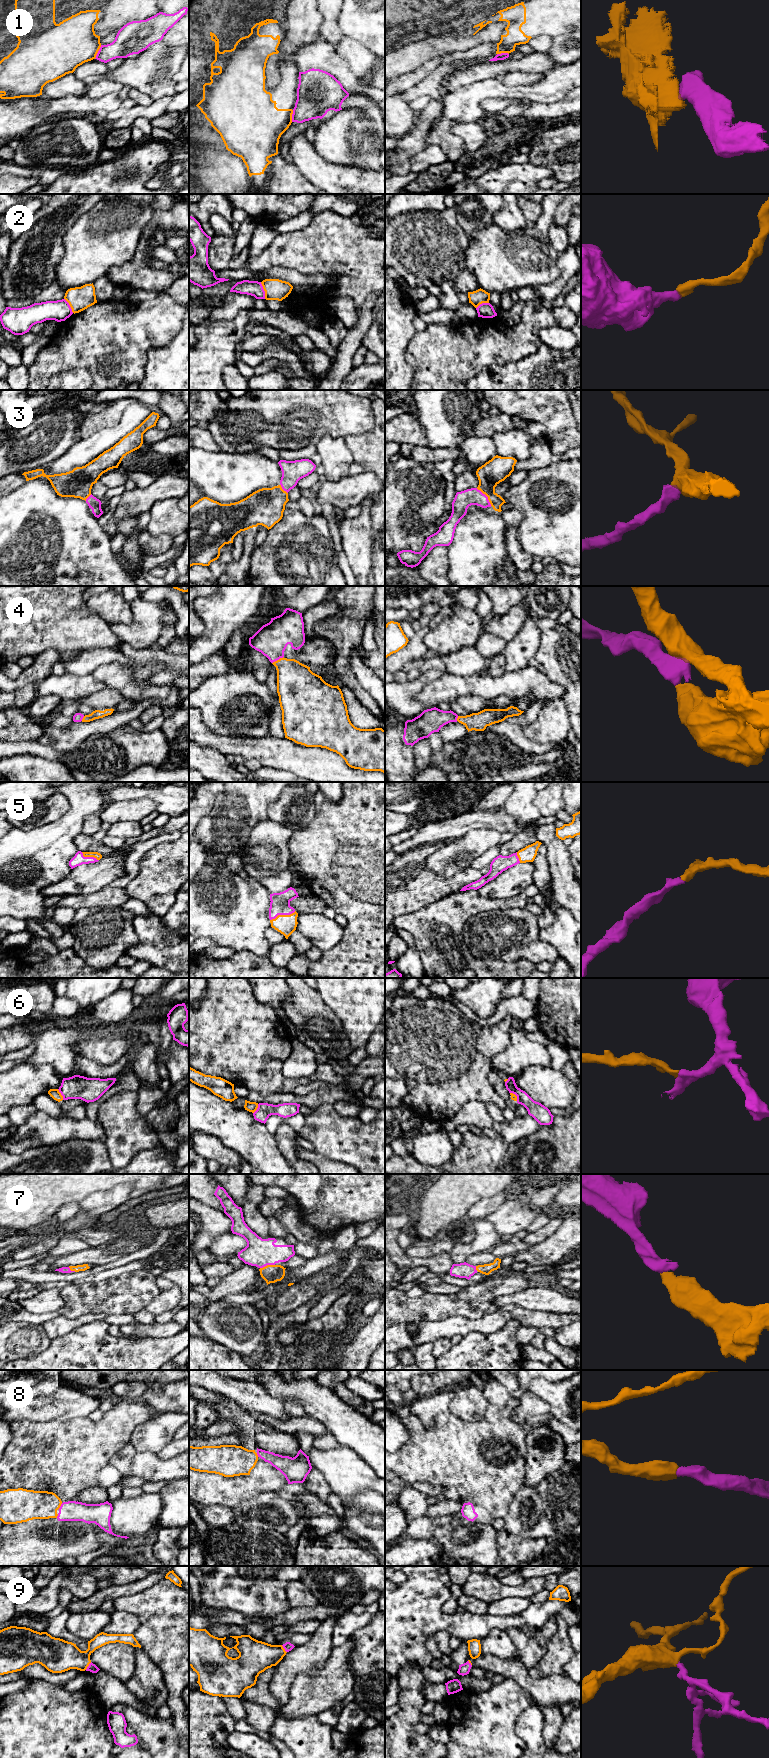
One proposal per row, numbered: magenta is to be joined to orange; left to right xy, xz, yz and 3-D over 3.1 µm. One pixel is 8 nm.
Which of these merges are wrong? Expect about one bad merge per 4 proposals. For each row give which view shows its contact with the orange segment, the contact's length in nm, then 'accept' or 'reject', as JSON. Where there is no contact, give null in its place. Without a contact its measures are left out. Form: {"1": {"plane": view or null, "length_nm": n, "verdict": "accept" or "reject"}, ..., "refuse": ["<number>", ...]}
{"1": {"plane": "xy", "length_nm": 130, "verdict": "reject"}, "2": {"plane": "xz", "length_nm": 140, "verdict": "reject"}, "3": {"plane": "yz", "length_nm": 190, "verdict": "accept"}, "4": {"plane": "xz", "length_nm": 110, "verdict": "accept"}, "5": {"plane": "xz", "length_nm": 220, "verdict": "accept"}, "6": {"plane": "xy", "length_nm": 100, "verdict": "reject"}, "7": {"plane": "xz", "length_nm": 120, "verdict": "accept"}, "8": {"plane": "xy", "length_nm": 60, "verdict": "accept"}, "9": {"plane": "xy", "length_nm": 80, "verdict": "accept"}, "refuse": ["1", "2", "6"]}

